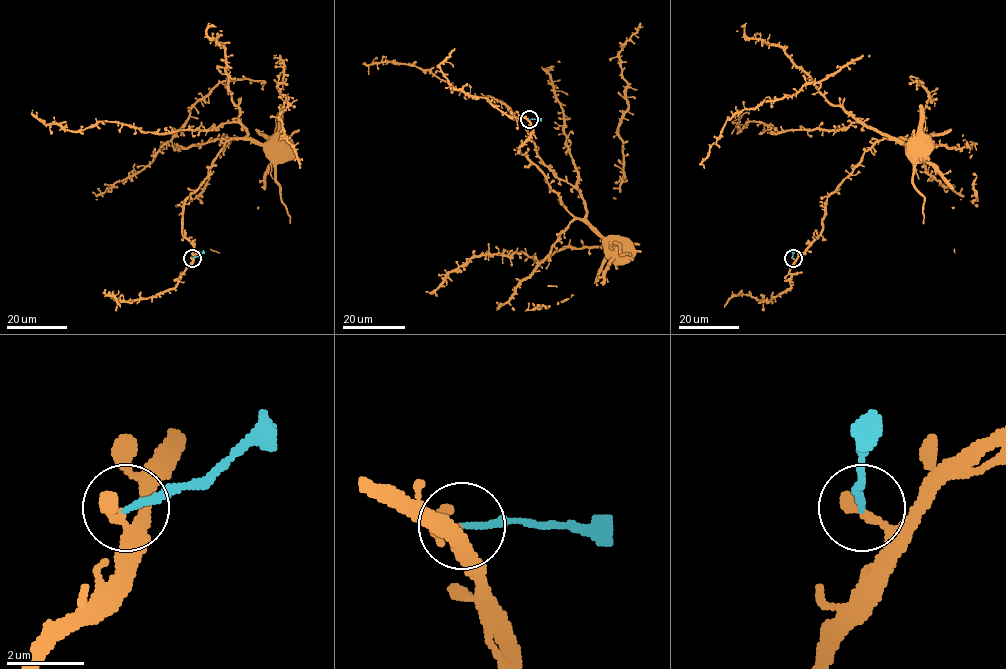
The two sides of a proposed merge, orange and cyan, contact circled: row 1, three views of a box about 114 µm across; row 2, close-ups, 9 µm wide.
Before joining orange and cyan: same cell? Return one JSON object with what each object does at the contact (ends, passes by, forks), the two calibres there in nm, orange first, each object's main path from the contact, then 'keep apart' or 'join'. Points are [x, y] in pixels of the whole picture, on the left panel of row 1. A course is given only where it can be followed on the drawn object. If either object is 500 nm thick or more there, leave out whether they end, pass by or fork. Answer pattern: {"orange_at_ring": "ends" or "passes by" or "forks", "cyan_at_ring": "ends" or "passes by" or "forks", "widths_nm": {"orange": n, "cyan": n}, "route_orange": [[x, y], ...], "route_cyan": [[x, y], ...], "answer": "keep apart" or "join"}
{"orange_at_ring": "passes by", "cyan_at_ring": "ends", "widths_nm": {"orange": 140, "cyan": 170}, "route_orange": [[192, 258], [183, 203], [223, 145], [253, 138], [279, 149]], "route_cyan": [[192, 258], [204, 252]], "answer": "keep apart"}

